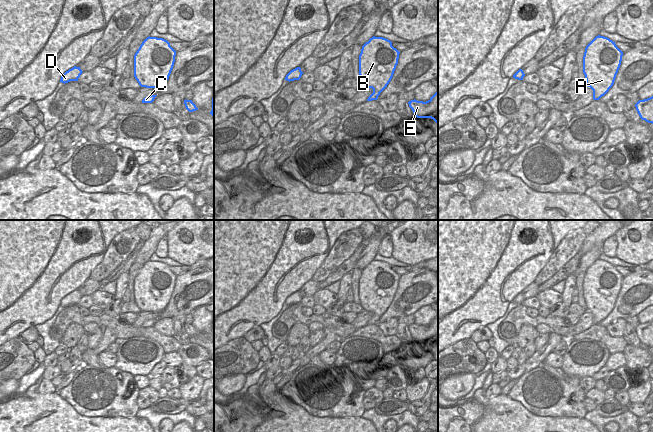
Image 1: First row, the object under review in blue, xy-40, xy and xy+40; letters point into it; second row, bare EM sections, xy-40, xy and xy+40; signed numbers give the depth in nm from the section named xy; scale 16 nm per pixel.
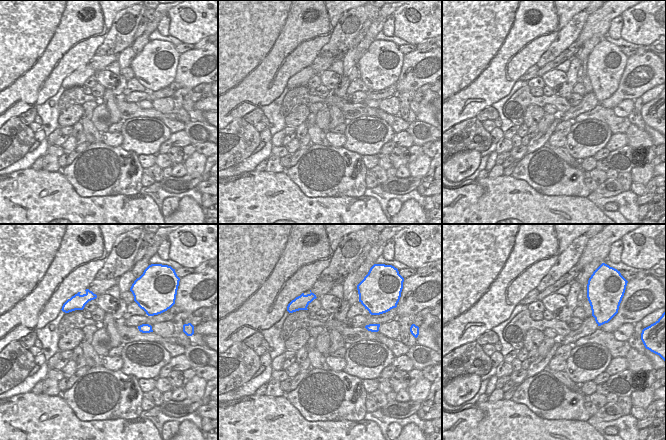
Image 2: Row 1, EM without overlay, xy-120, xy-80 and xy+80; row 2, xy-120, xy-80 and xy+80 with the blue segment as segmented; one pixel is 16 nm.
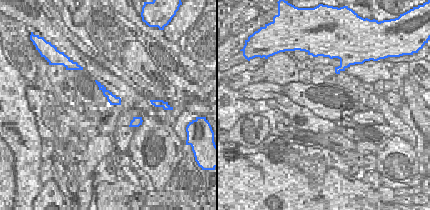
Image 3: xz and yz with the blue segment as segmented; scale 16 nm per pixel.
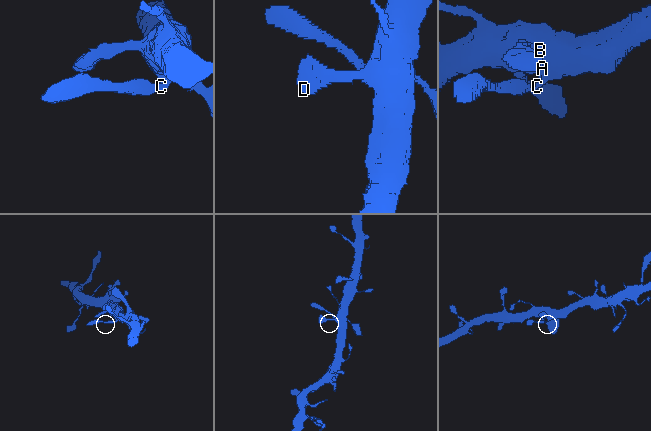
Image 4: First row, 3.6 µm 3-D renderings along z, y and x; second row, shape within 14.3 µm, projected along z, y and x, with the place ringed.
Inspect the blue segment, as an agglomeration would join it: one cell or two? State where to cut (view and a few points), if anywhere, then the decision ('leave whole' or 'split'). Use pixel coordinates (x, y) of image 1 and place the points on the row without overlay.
no cut; leave whole

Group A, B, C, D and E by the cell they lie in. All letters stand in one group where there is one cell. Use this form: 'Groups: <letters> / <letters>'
Groups: A B C D E

